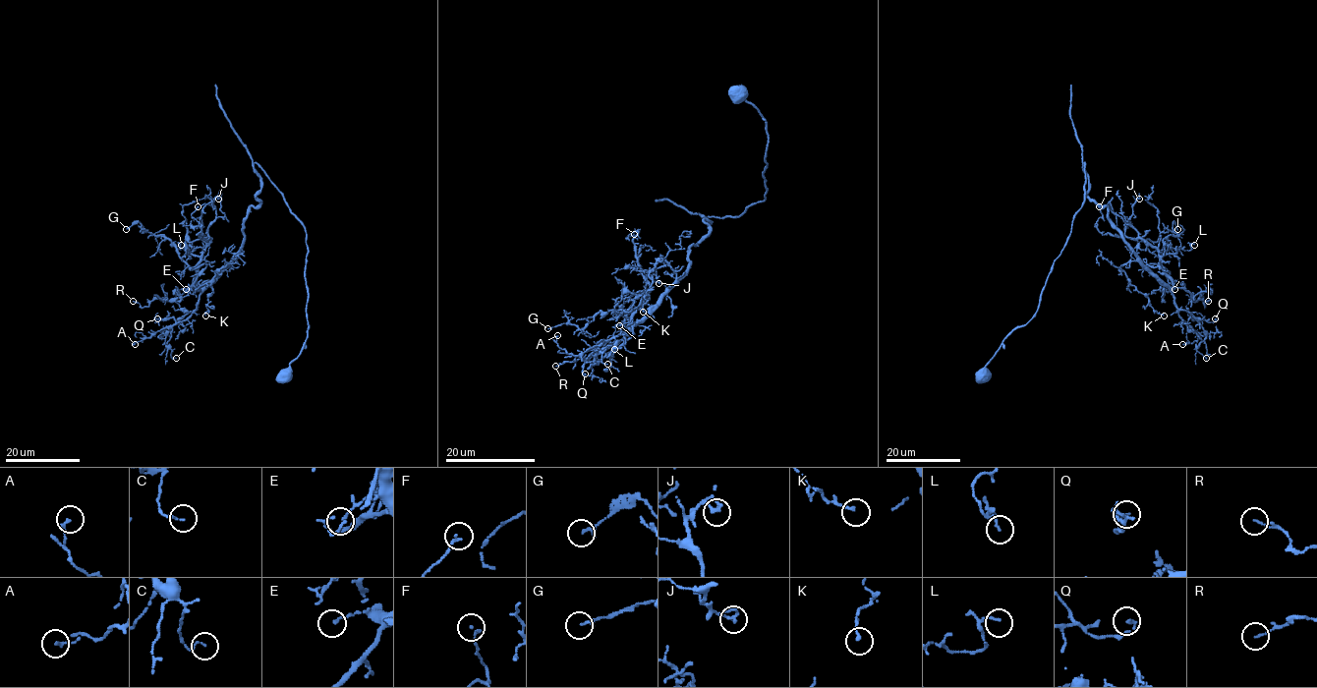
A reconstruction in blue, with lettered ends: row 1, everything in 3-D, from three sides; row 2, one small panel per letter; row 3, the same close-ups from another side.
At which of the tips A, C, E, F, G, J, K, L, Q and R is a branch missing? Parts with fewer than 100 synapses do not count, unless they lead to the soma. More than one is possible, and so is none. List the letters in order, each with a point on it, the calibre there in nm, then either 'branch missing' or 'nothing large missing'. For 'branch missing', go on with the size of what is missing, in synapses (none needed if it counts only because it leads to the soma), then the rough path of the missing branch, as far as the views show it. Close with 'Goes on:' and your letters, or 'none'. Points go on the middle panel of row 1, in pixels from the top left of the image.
A: at (557, 335); 170 nm thick; nothing large missing
C: at (607, 364); 80 nm thick; nothing large missing
E: at (619, 325); 90 nm thick; nothing large missing
F: at (634, 234); 140 nm thick; nothing large missing
G: at (547, 328); 150 nm thick; nothing large missing
J: at (658, 283); 110 nm thick; nothing large missing
K: at (643, 312); 140 nm thick; nothing large missing
L: at (614, 349); 120 nm thick; nothing large missing
Q: at (585, 373); 150 nm thick; nothing large missing
R: at (555, 366); 90 nm thick; nothing large missing
Goes on: none

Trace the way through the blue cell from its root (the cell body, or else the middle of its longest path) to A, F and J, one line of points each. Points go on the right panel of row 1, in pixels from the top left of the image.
A: (983, 372), (1037, 311), (1084, 200), (1084, 162), (1087, 195), (1108, 208), (1199, 335), (1182, 344)
F: (983, 372), (1037, 311), (1084, 200), (1084, 162), (1087, 195), (1173, 286), (1156, 248), (1098, 230), (1099, 206)
J: (983, 372), (1037, 311), (1084, 200), (1084, 162), (1087, 195), (1173, 286), (1160, 252), (1129, 224), (1139, 199)

